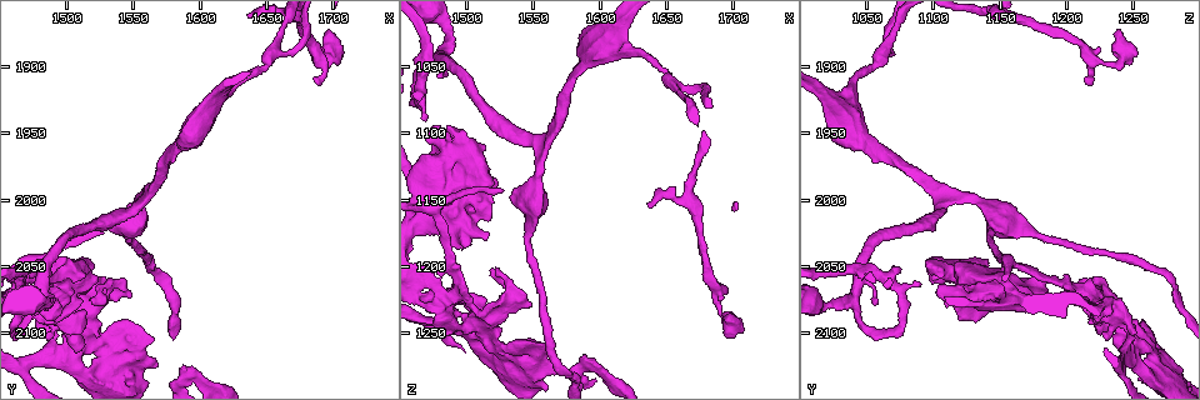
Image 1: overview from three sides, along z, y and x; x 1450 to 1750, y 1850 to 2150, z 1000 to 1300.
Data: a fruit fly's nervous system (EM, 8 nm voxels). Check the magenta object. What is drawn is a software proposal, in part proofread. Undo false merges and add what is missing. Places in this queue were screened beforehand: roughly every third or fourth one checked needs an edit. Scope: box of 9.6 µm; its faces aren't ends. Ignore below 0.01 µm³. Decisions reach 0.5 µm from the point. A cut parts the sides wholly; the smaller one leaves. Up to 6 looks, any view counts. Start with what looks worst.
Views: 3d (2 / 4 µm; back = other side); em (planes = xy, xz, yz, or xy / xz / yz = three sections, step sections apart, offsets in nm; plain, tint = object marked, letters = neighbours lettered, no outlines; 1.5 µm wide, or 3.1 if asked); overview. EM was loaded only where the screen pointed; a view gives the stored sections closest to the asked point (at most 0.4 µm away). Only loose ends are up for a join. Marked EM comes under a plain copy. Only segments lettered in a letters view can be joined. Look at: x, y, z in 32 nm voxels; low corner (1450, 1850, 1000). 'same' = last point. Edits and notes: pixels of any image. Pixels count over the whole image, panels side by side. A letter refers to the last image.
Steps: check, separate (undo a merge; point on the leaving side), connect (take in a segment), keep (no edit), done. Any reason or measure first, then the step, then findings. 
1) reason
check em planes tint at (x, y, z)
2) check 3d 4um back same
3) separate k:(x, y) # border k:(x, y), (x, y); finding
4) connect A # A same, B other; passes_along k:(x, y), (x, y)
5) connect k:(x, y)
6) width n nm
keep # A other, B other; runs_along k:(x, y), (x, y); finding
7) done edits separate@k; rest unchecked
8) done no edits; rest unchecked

abrupt turn
check em planes letters at (1476, 2048, 1154)

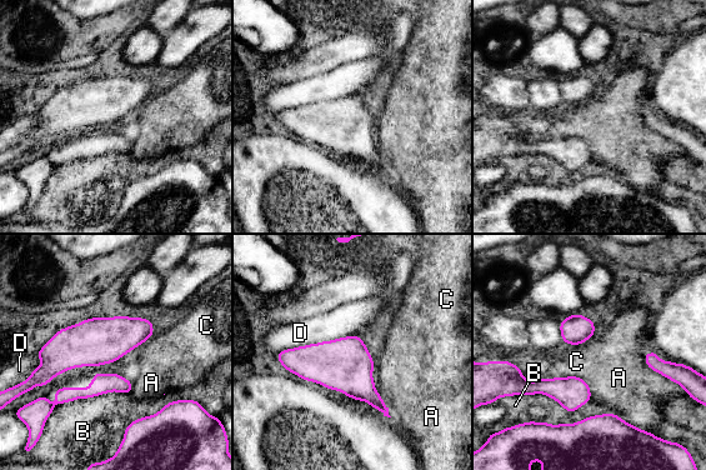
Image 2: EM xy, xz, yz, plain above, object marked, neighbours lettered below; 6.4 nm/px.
width 320 nm
keep # A other, B other, C other, D other; border 2:(644, 361), (667, 379); one neuron here

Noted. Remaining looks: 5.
thick end
check 3d 4um at (1500, 2044, 1102)

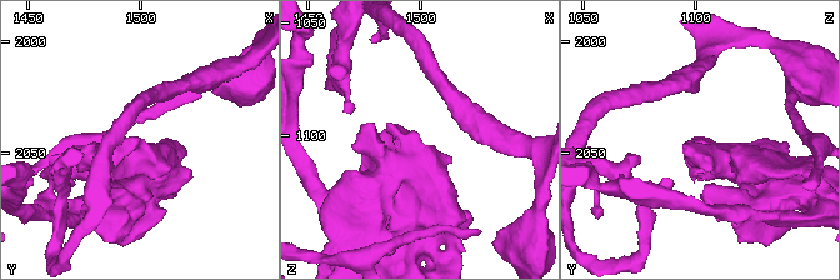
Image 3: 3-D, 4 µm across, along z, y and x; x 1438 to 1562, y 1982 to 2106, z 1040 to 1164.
now the EM
check em planes letters at (1499, 2044, 1100)

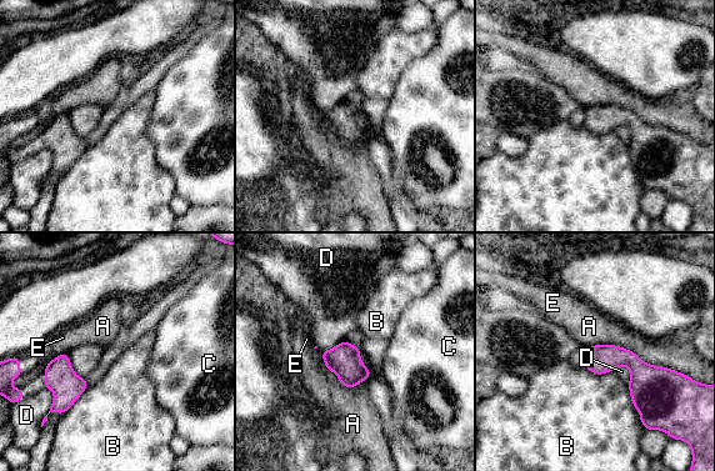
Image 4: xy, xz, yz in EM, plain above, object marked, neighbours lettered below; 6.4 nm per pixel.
longest_contact A 600 nm
keep # A other, B other, C other, D other, E other; border 4:(628, 384), (631, 405), (643, 425); no lettered segment goes on from it

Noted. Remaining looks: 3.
a narrow waist
check em planes tint at (1488, 2078, 1026)

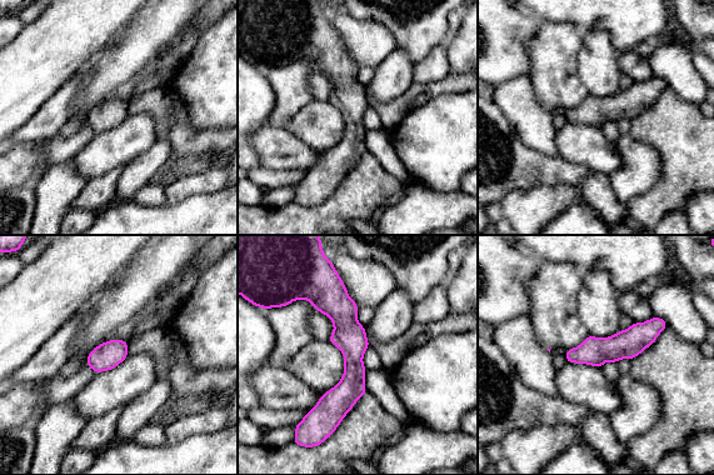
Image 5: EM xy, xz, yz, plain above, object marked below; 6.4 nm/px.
check em planes letters same

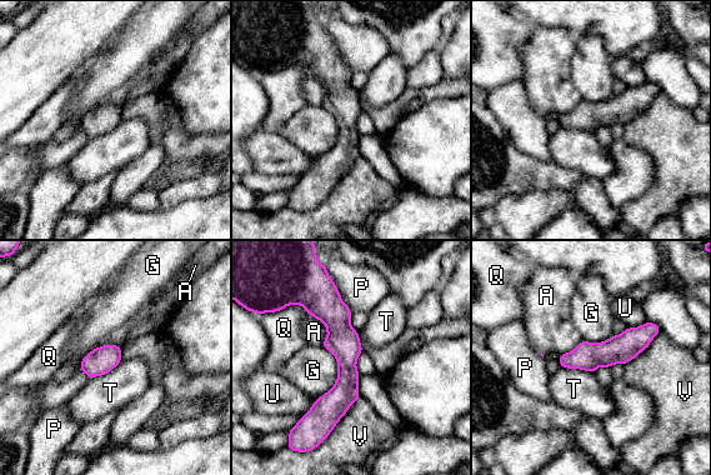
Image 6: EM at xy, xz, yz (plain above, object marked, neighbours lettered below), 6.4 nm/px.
longest_contact V 380 nm
keep # A other, G other, P other, Q other, T other, U other, V other; one neuron here

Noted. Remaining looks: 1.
done no edits; rest unchecked

